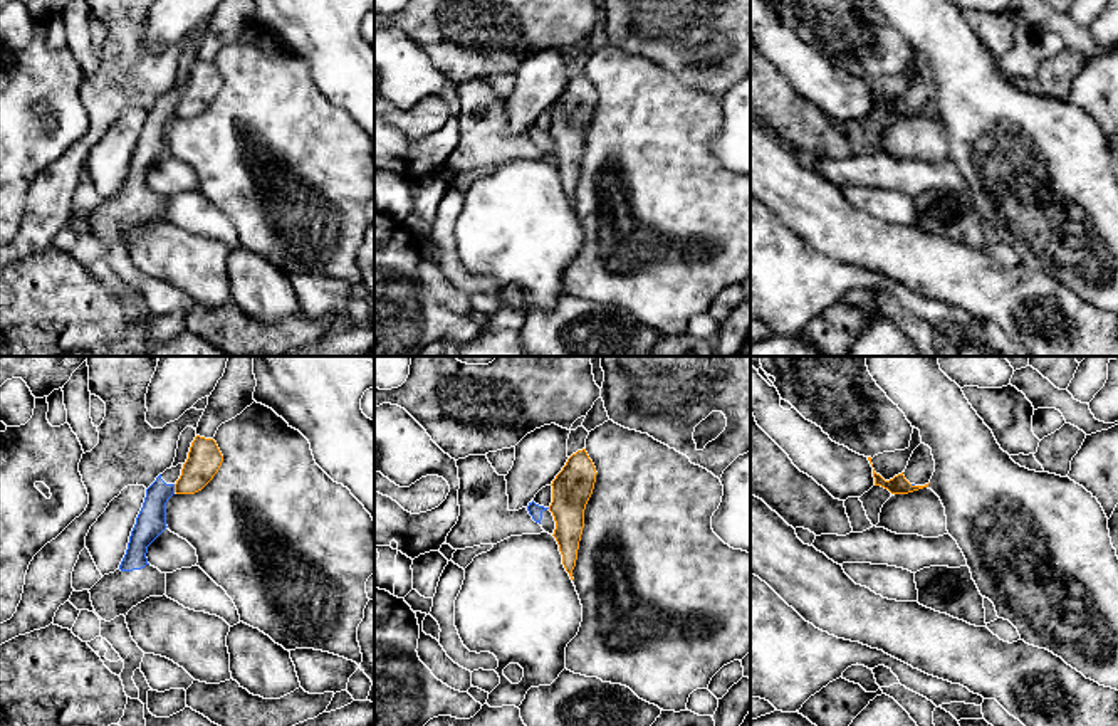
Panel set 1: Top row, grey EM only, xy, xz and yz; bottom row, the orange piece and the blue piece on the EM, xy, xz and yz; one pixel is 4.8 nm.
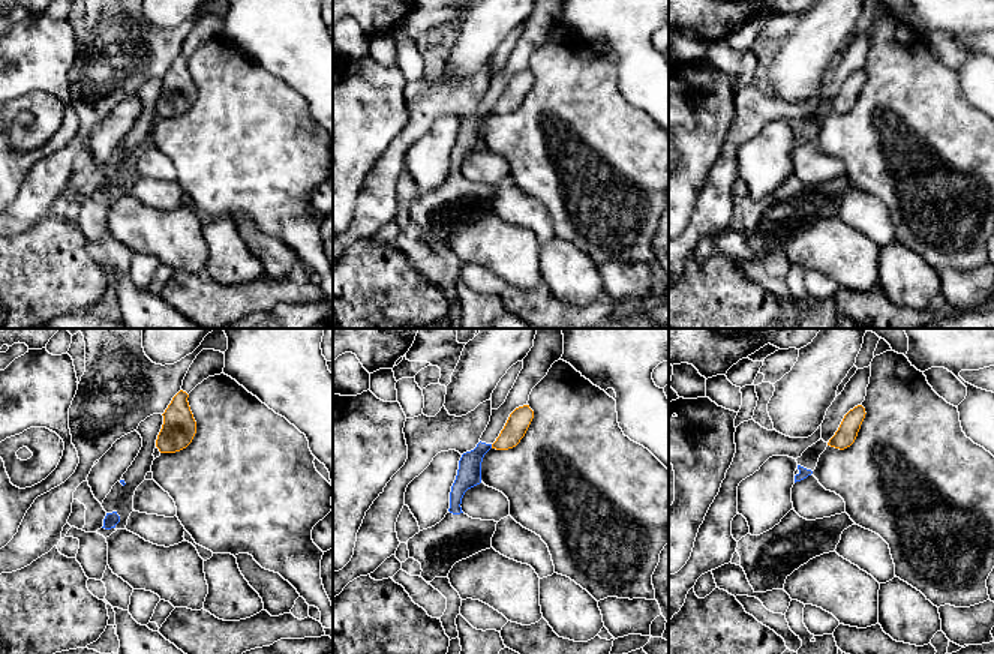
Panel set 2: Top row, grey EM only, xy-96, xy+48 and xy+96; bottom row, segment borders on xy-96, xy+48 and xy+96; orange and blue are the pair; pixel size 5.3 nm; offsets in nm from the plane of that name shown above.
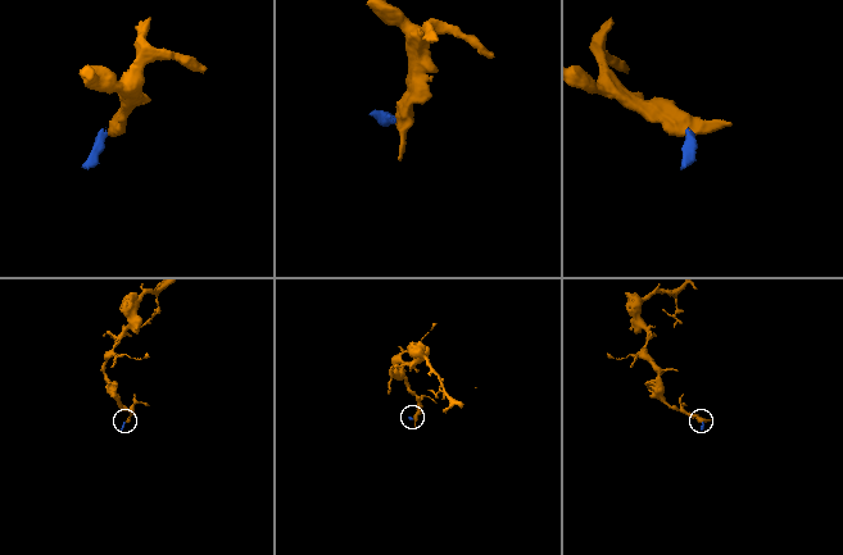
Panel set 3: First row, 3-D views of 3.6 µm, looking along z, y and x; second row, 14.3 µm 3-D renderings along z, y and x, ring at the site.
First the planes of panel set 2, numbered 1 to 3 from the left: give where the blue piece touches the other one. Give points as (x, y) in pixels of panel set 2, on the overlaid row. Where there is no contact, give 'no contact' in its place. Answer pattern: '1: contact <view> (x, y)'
1: no contact
2: contact xy+48 (492, 446)
3: no contact

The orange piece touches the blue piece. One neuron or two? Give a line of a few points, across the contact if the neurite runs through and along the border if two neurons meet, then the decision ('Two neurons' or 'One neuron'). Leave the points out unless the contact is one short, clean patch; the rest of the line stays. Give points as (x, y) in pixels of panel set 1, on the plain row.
Line: xy (173, 108), (175, 115). Two neurons

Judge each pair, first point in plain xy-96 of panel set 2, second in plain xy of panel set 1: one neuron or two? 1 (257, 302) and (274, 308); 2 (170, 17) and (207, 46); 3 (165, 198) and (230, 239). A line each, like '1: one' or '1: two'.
1: two
2: two
3: one

